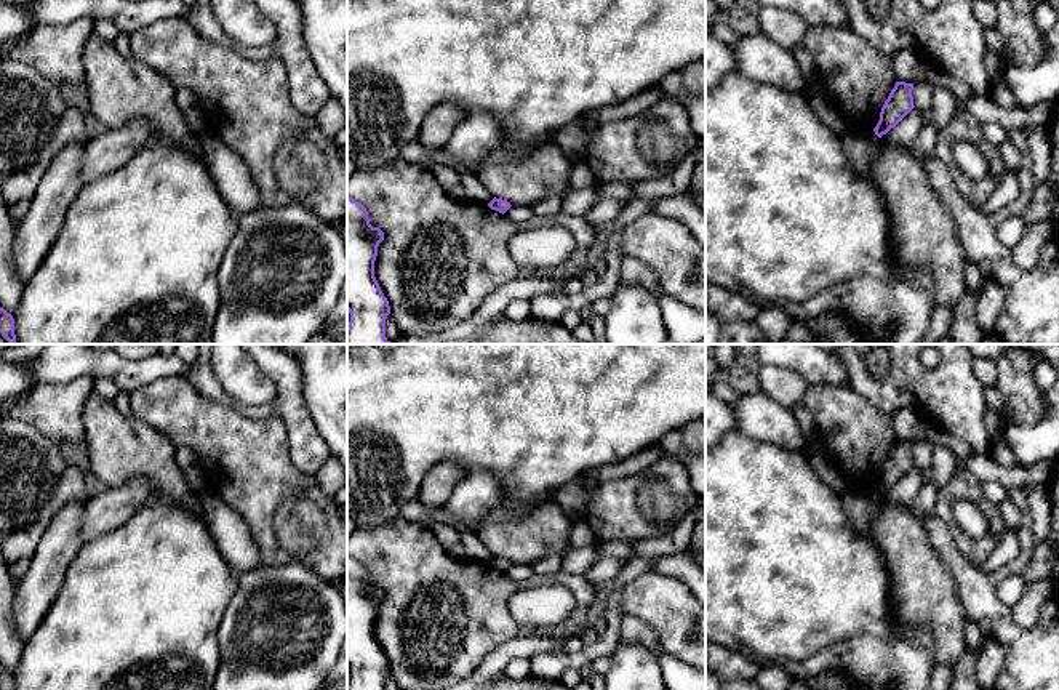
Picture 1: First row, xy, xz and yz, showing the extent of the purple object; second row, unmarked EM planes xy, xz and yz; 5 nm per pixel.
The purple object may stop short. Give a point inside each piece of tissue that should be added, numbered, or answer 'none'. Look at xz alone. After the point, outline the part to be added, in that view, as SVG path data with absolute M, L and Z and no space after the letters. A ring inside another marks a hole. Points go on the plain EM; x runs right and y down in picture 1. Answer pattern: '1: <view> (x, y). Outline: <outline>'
none

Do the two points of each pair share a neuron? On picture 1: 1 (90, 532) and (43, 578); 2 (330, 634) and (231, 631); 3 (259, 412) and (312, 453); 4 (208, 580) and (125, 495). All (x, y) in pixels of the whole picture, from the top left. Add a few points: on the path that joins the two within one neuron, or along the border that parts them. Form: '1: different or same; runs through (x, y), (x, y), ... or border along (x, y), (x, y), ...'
1: different; border along (85, 503), (82, 516), (83, 543)
2: same; runs through (306, 634), (255, 634)
3: same; runs through (275, 410), (280, 410), (303, 433), (303, 437)
4: different; border along (152, 500), (138, 508), (122, 524), (107, 530)

